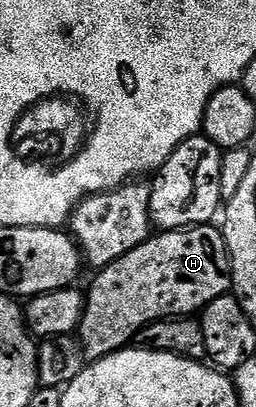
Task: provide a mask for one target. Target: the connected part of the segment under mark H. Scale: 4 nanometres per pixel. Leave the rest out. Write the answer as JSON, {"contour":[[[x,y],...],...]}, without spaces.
{"contour":[[[216,225],[191,226],[183,230],[154,233],[139,248],[127,252],[115,264],[104,266],[96,275],[93,287],[87,290],[85,311],[75,334],[86,359],[106,358],[117,350],[124,350],[136,339],[145,326],[164,318],[193,316],[204,310],[205,305],[219,296],[230,293],[231,267],[225,235]]]}

